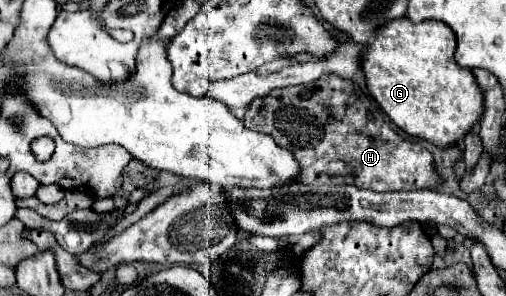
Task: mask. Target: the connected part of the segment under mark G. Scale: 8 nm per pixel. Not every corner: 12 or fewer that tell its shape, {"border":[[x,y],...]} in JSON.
{"border":[[393,19],[361,53],[407,135],[447,147],[483,115],[453,29]]}

